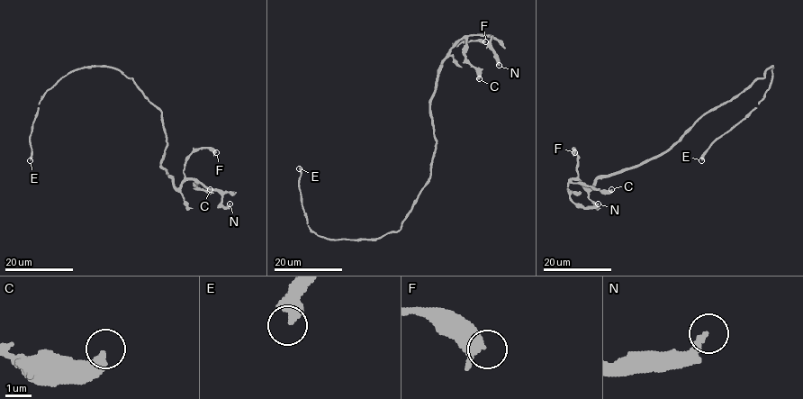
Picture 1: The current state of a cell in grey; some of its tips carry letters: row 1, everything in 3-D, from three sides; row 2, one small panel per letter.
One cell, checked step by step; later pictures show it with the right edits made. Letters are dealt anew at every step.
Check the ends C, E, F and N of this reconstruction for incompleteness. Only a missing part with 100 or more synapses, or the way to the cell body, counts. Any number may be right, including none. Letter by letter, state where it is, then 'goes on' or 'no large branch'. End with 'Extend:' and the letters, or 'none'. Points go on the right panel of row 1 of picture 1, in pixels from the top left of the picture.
C: at (611, 189); no large branch
E: at (701, 160); goes on
F: at (574, 152); no large branch
N: at (598, 204); no large branch
Extend: E

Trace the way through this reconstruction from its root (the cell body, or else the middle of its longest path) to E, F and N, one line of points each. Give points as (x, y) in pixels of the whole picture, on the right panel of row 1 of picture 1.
E: (716, 107), (737, 96), (772, 67), (772, 79), (764, 96), (717, 139), (701, 160)
F: (716, 107), (663, 152), (600, 176), (590, 188), (578, 178), (578, 155), (573, 148), (574, 152)
N: (716, 107), (663, 152), (600, 176), (590, 188), (577, 179), (568, 183), (574, 203), (585, 208), (598, 204)

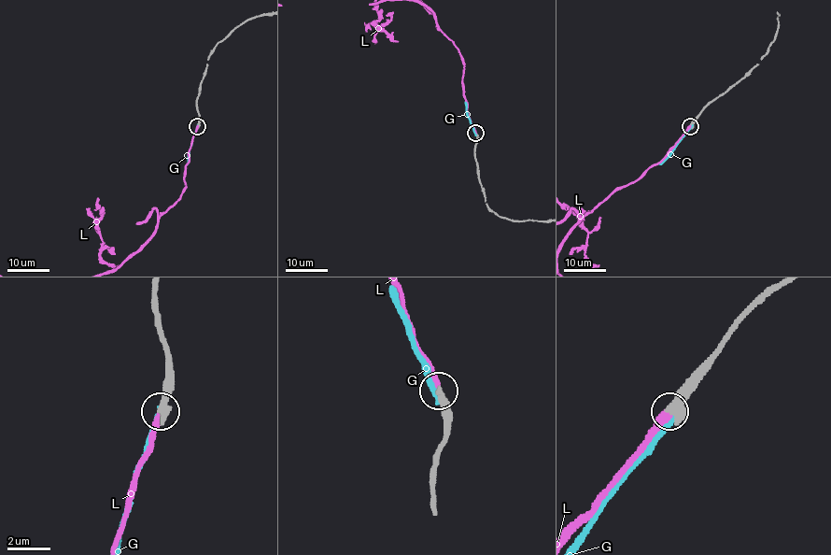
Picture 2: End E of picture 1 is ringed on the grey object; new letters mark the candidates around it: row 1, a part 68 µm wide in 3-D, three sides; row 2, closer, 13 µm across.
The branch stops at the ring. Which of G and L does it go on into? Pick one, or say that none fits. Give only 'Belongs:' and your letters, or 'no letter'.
Belongs: L

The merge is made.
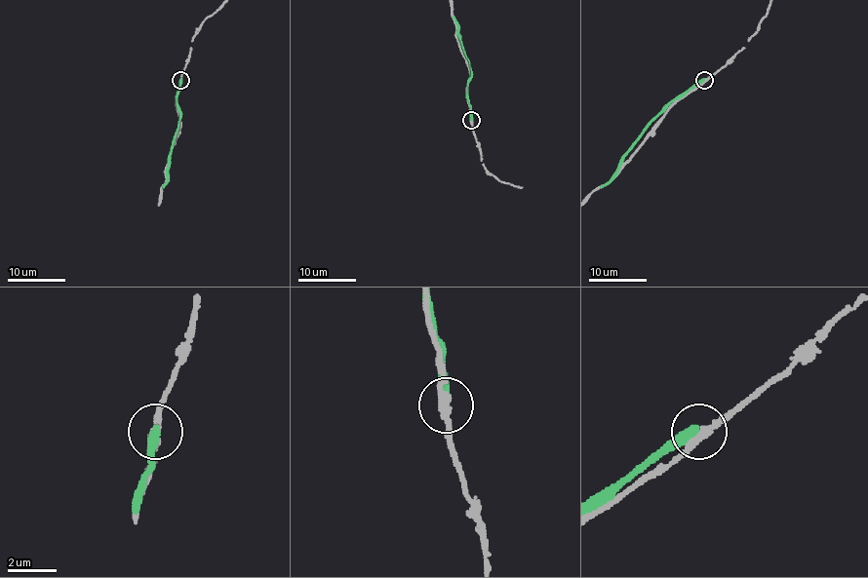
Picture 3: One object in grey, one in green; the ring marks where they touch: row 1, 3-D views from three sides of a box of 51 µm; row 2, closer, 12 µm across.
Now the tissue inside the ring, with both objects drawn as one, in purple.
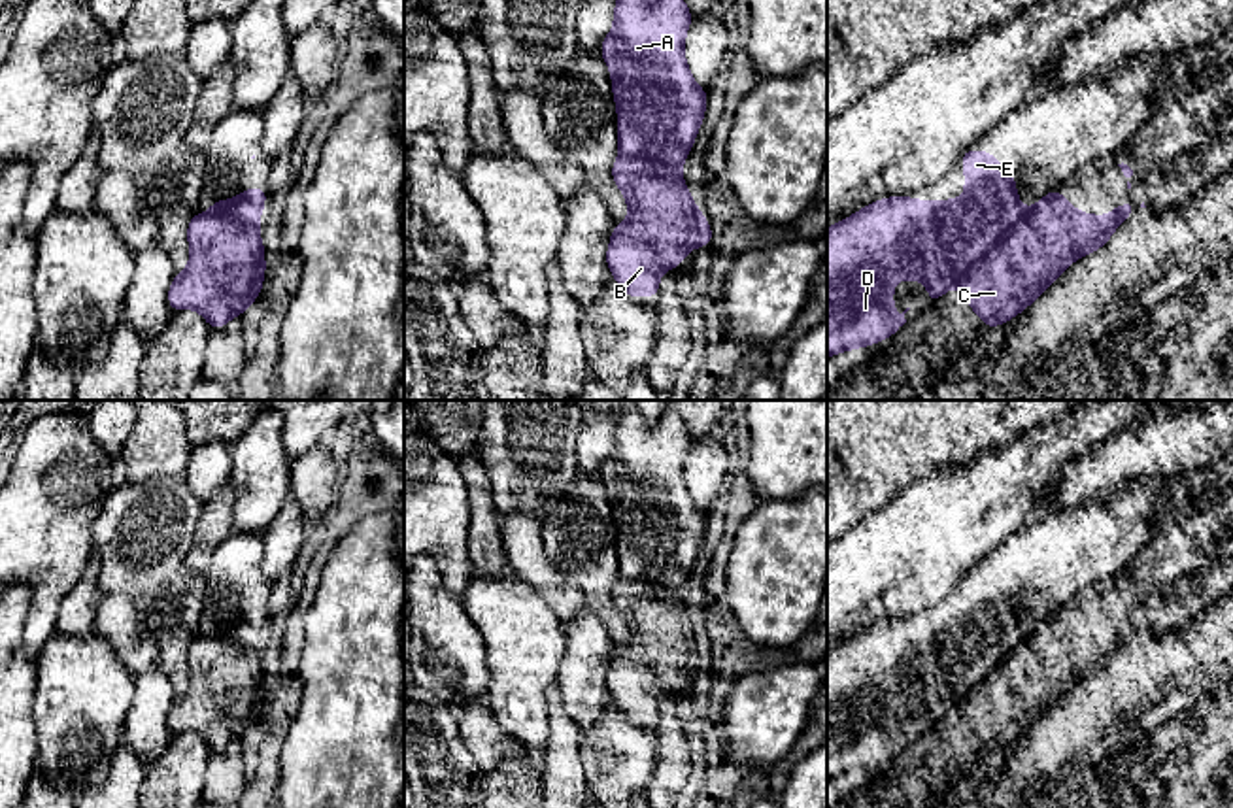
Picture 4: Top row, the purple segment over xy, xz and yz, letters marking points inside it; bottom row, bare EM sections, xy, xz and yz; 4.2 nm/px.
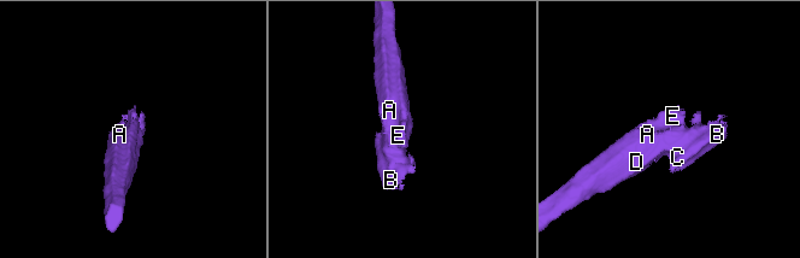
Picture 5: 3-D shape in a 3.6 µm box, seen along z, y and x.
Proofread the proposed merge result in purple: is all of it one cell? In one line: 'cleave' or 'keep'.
cleave

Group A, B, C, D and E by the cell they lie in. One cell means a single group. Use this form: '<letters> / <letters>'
A D E / B C

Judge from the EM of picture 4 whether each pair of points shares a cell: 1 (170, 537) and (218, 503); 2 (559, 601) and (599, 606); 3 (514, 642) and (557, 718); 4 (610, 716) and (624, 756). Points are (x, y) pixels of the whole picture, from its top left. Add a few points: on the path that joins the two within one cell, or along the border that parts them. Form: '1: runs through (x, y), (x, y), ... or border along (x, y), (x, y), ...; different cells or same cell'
1: border along (204, 503), (191, 550), (185, 557); different cells
2: border along (584, 595), (586, 606); different cells
3: border along (556, 682), (548, 690), (546, 744); different cells
4: runs through (612, 725), (614, 746); same cell

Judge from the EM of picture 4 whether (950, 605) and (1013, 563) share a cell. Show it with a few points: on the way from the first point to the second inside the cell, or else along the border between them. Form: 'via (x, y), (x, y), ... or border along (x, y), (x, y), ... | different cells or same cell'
via (965, 605), (971, 605), (997, 578) | same cell

